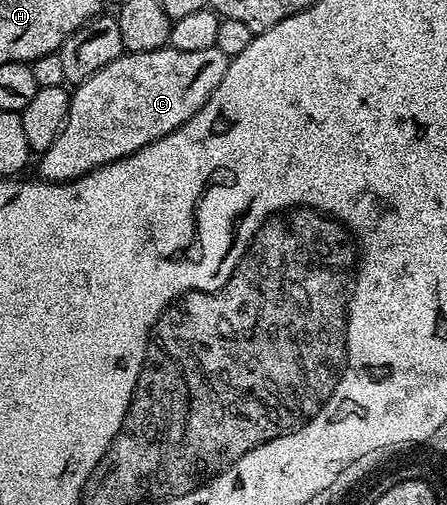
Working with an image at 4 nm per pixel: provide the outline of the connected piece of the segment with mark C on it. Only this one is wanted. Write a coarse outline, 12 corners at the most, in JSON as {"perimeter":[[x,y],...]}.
{"perimeter":[[218,47],[131,51],[72,88],[40,178],[67,183],[179,129]]}

